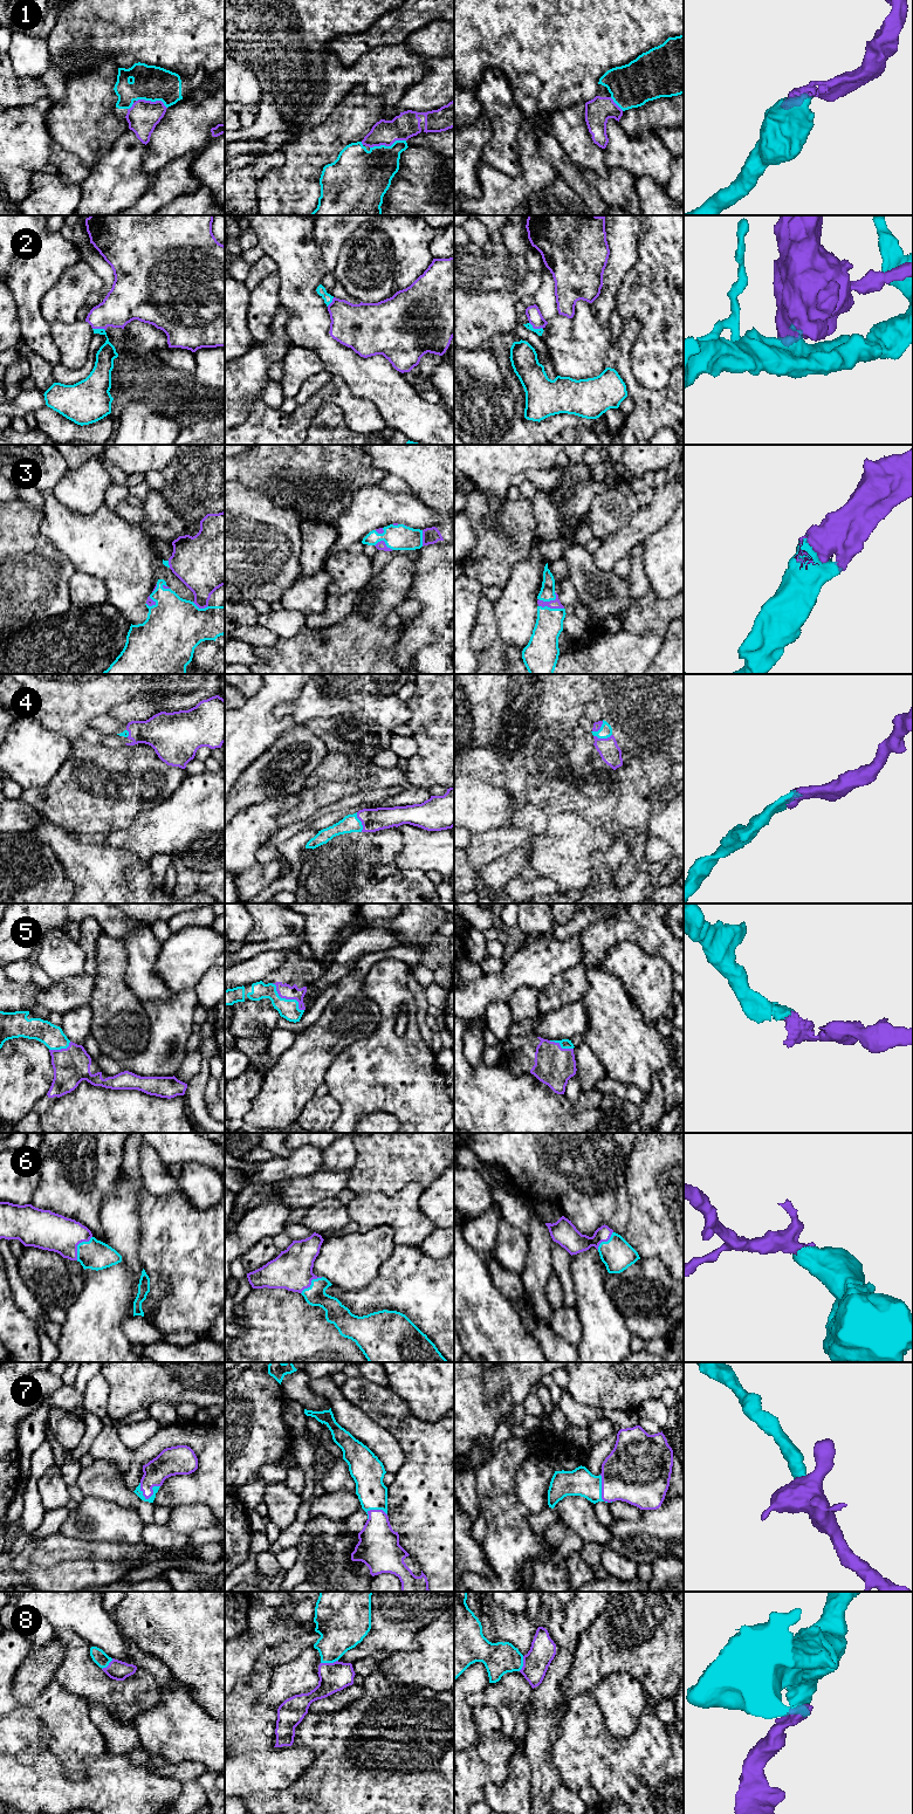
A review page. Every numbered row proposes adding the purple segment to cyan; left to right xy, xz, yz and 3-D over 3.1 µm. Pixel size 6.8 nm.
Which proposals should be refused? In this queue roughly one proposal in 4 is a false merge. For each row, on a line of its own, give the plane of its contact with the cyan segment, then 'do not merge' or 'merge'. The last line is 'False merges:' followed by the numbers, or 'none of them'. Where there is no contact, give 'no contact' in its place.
1: xz | merge
2: yz | do not merge
3: yz | merge
4: xz | merge
5: xz | merge
6: xy | merge
7: xy | merge
8: xz | merge
False merges: 2

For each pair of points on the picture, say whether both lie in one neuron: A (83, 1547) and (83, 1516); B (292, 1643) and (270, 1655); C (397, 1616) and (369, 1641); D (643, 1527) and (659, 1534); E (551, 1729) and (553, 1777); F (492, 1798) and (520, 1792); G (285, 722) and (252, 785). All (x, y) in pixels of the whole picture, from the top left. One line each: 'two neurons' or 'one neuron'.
A: two neurons
B: one neuron
C: one neuron
D: one neuron
E: one neuron
F: one neuron
G: two neurons

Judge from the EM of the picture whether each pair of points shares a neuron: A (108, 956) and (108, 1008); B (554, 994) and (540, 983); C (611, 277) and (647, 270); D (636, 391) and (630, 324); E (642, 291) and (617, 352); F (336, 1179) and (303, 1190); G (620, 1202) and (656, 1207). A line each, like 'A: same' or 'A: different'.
A: same
B: different
C: different
D: same
E: different
F: same
G: different

